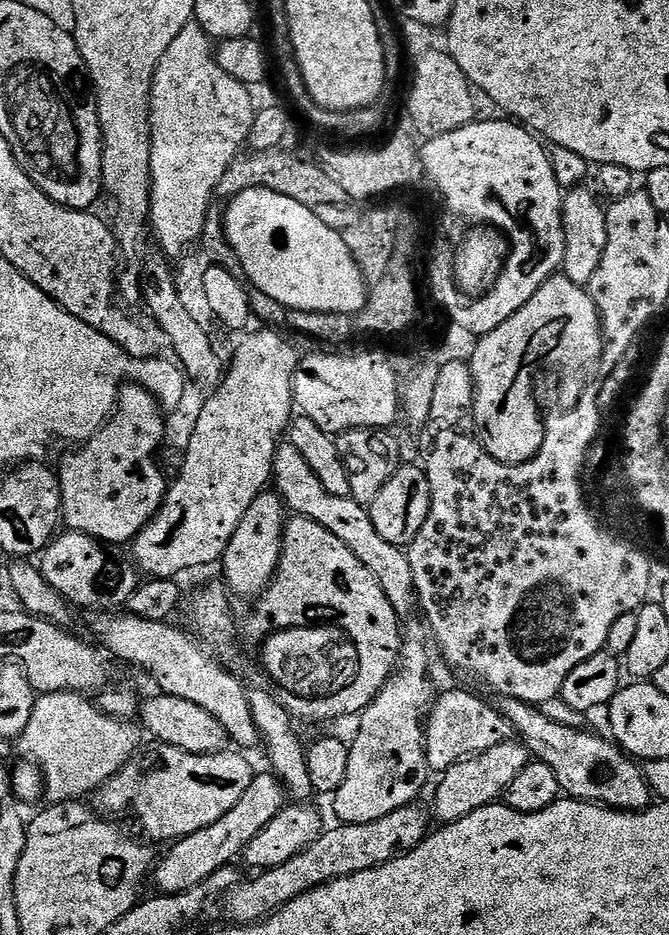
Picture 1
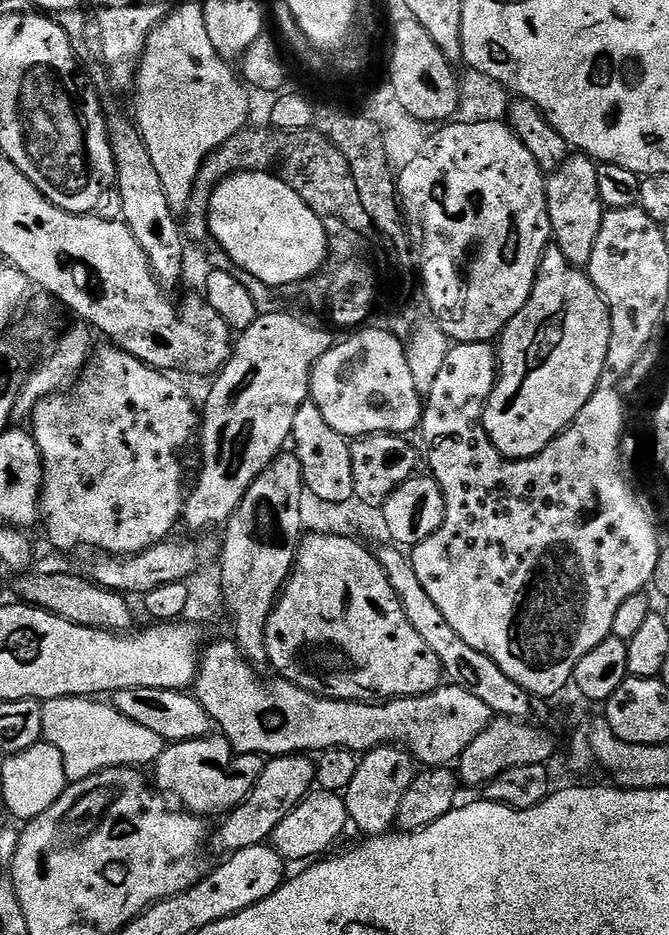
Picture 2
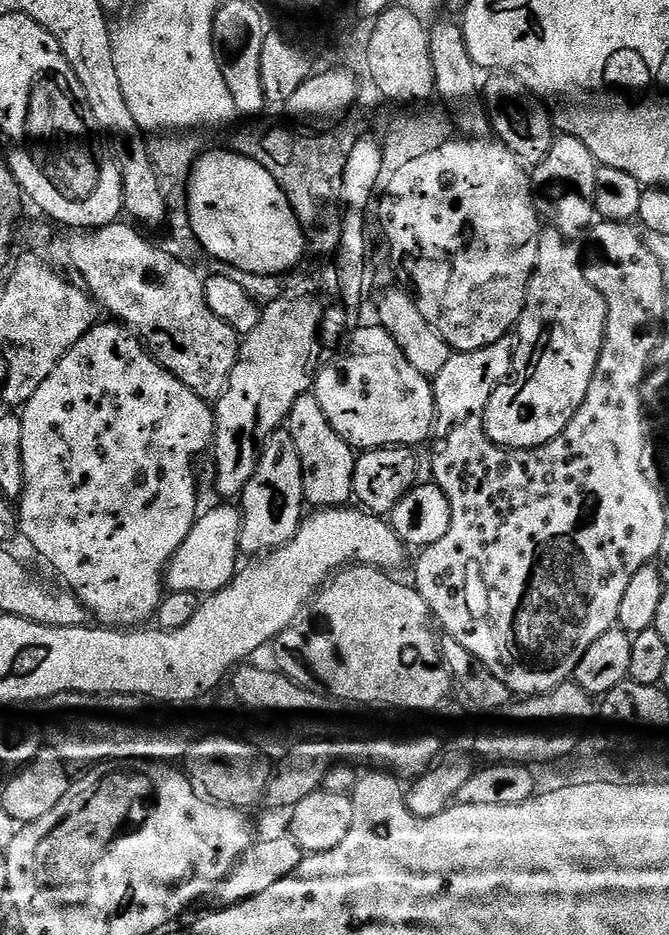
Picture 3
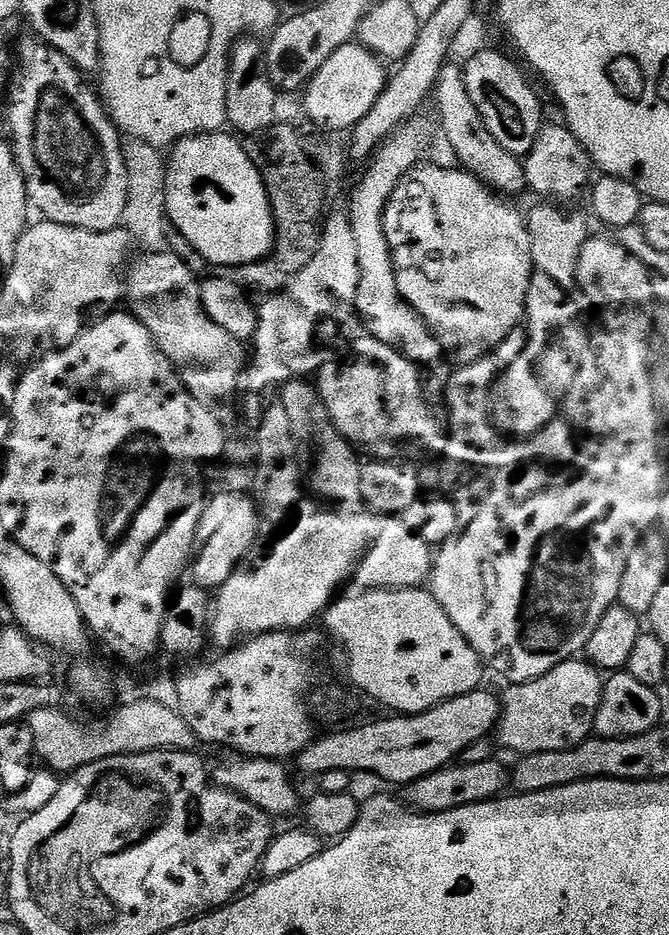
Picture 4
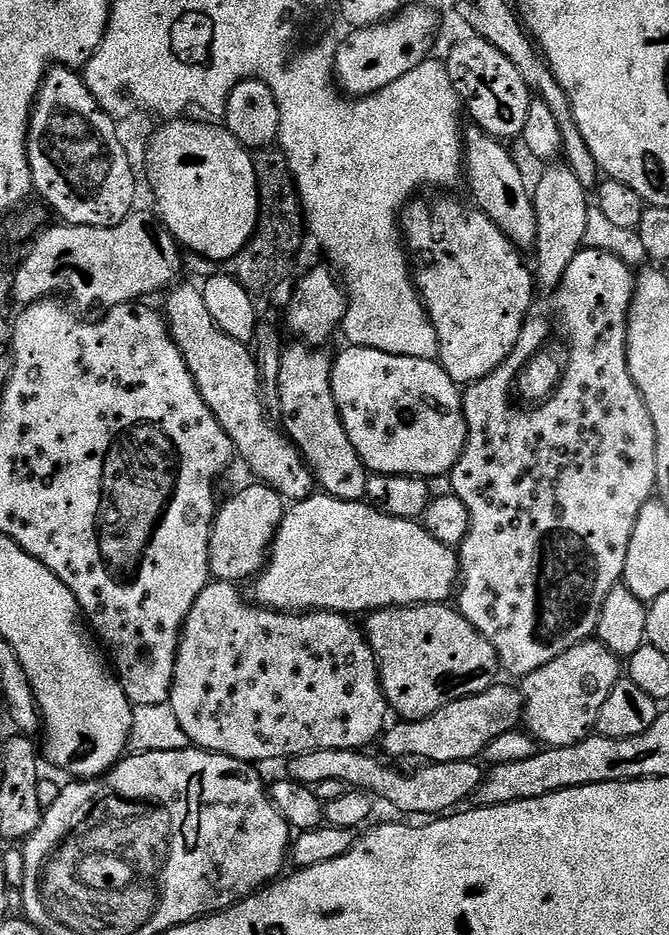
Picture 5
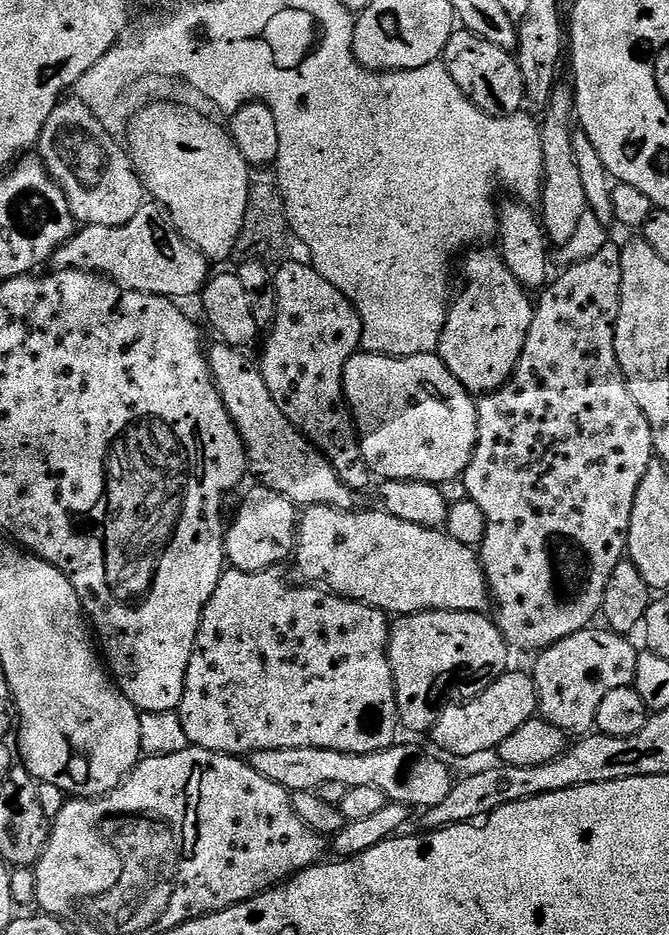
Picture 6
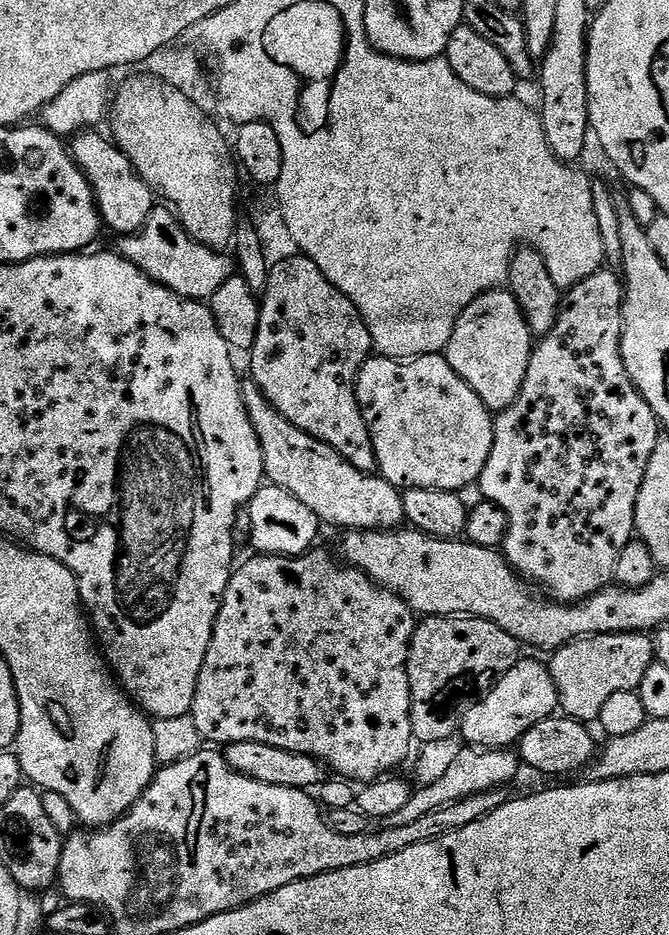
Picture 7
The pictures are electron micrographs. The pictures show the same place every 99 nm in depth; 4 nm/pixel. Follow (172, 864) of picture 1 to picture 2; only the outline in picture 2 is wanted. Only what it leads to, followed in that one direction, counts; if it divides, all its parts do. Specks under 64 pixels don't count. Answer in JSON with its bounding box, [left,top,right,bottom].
[210,755,316,854]

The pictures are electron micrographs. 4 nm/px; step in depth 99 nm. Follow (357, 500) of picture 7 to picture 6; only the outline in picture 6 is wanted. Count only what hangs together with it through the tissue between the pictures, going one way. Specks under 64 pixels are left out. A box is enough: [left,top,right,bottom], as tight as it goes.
[206,342,357,509]

